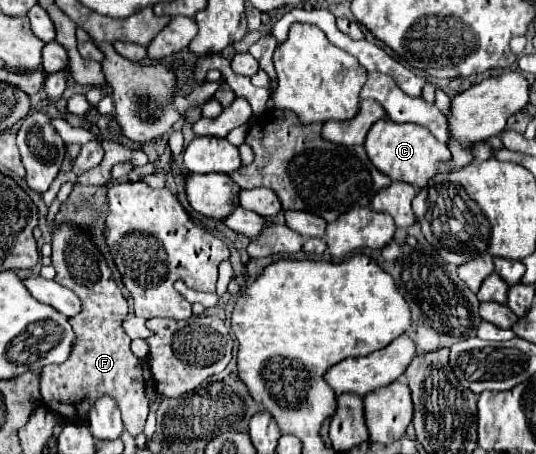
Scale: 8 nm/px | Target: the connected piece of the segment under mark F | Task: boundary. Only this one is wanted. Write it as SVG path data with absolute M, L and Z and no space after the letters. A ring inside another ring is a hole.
M54 227L52 249L52 265L56 269L54 279L60 285L72 289L82 299L82 313L70 317L76 343L68 361L42 369L40 393L44 405L50 407L50 411L60 413L60 417L68 423L84 425L88 421L88 411L100 397L108 395L118 403L124 429L136 437L144 431L148 417L148 397L140 359L130 351L130 337L122 329L122 321L128 315L128 303L120 287L114 283L106 261L98 257L98 251L88 235L76 235L76 231L56 231Z

